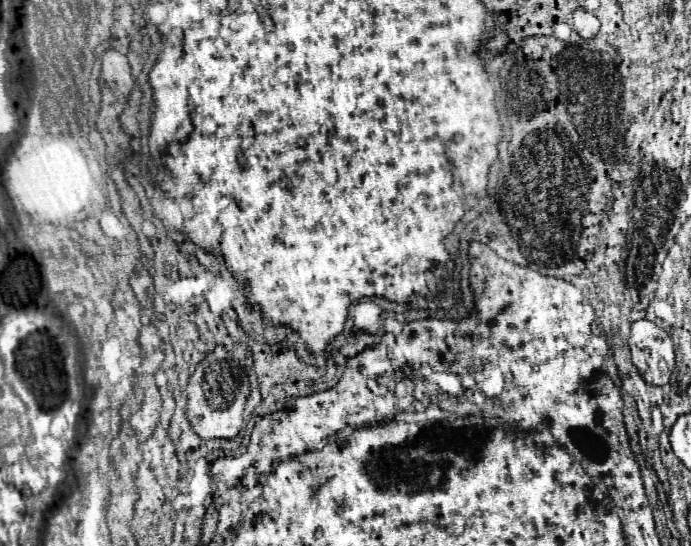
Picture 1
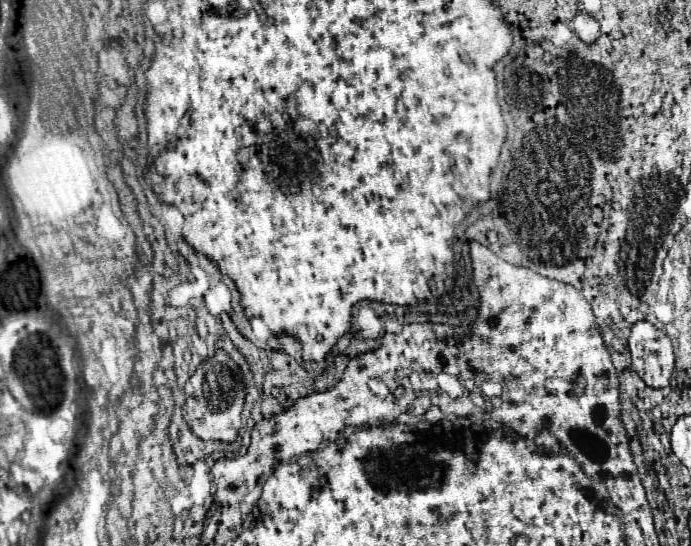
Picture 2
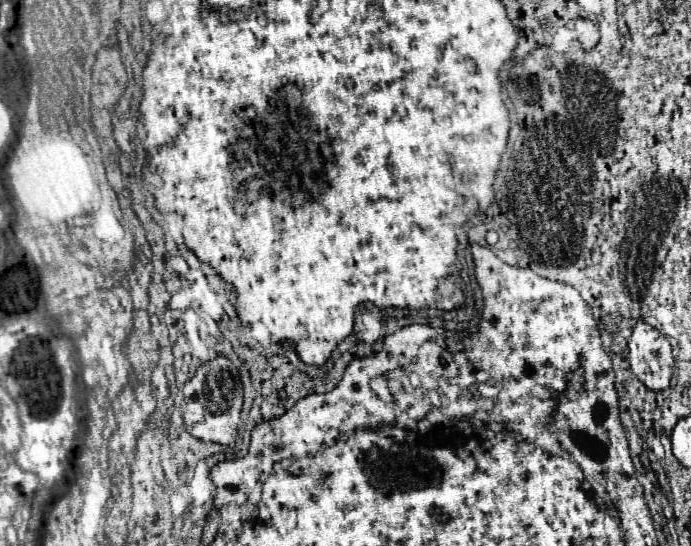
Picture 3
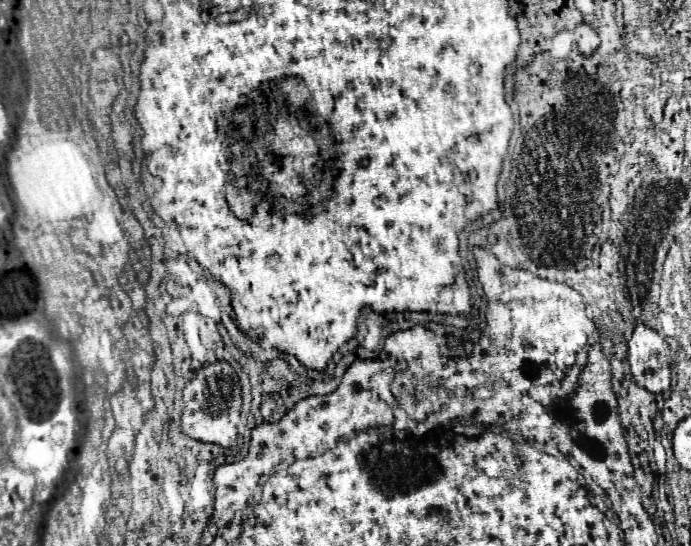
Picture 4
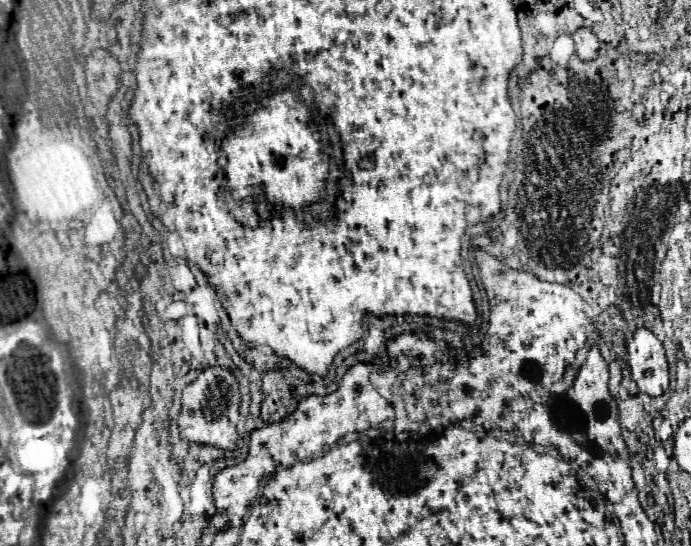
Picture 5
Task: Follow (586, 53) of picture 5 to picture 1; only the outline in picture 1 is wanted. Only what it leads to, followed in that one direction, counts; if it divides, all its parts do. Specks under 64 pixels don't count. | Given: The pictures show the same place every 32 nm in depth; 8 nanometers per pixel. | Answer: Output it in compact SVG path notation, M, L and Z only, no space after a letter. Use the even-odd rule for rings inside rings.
M578 8L578 10L574 12L574 26L576 26L576 32L578 32L584 40L592 40L592 38L598 34L600 22L598 22L598 18L596 18L592 12L586 12L586 10Z

